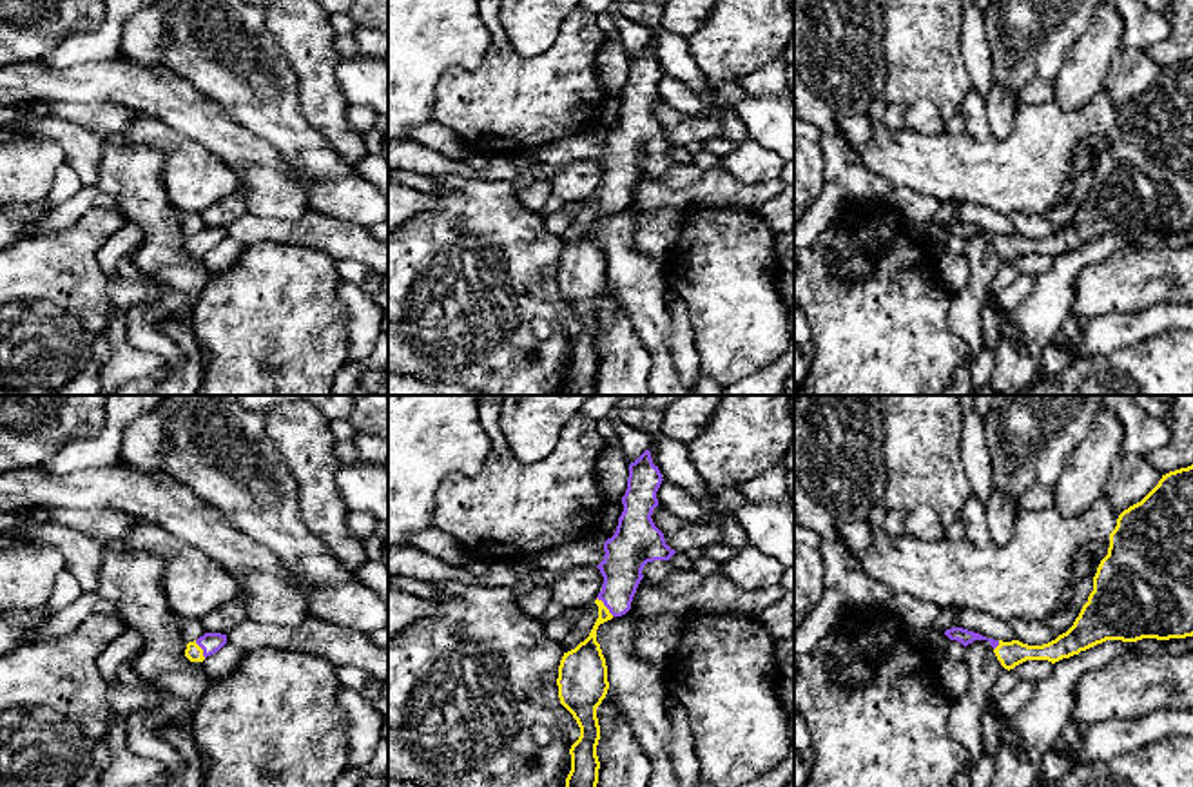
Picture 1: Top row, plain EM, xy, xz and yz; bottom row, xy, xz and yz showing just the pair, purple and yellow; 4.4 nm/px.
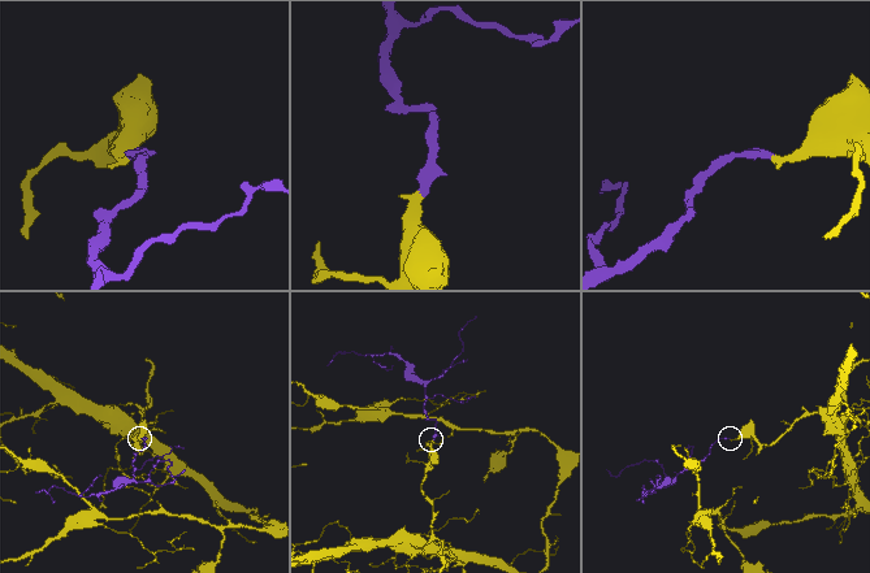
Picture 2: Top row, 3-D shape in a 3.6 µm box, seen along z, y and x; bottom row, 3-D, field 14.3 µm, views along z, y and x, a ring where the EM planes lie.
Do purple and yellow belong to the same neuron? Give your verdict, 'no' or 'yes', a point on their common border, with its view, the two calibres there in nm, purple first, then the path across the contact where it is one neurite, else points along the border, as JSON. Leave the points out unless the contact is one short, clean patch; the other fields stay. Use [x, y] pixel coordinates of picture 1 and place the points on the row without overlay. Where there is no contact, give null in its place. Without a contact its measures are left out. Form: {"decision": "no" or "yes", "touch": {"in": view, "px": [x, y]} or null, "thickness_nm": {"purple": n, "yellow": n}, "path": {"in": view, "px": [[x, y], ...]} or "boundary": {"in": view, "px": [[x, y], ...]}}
{"decision": "yes", "touch": {"in": "xz", "px": [604, 198]}, "thickness_nm": {"purple": 190, "yellow": 140}, "path": {"in": "xz", "px": [[626, 147], [619, 184], [604, 198], [586, 251]]}}

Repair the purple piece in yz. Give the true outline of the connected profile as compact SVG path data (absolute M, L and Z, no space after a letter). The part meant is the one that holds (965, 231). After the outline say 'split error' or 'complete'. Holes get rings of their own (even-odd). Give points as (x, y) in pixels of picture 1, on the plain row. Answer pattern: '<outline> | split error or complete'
M1193 58L1162 69L1140 96L1119 109L1108 149L1093 170L1093 185L1066 227L1043 239L994 234L963 221L946 223L945 228L965 241L974 234L988 234L1008 265L1026 254L1055 257L1106 234L1193 230Z | split error

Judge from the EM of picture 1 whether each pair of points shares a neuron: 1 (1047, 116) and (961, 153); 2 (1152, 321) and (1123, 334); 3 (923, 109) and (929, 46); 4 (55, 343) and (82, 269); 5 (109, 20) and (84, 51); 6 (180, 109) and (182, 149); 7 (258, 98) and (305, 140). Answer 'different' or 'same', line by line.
1: same
2: same
3: different
4: same
5: same
6: different
7: same

